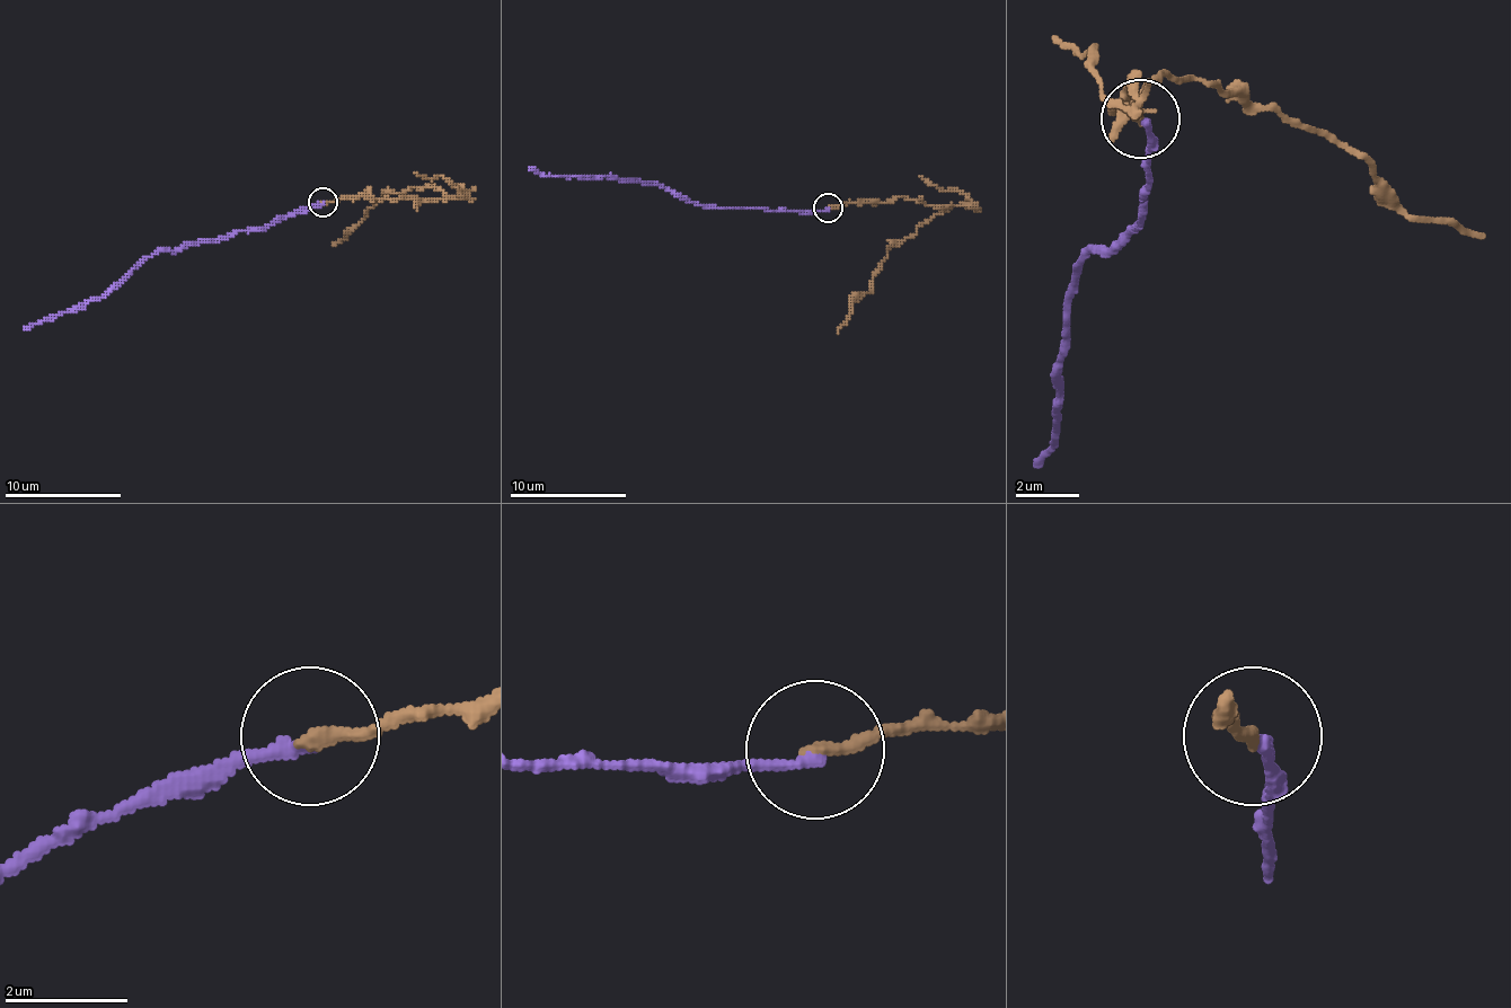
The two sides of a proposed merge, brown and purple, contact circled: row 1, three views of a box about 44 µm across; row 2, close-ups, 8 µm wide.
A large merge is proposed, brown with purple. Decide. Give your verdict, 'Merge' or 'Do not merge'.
Do not merge

